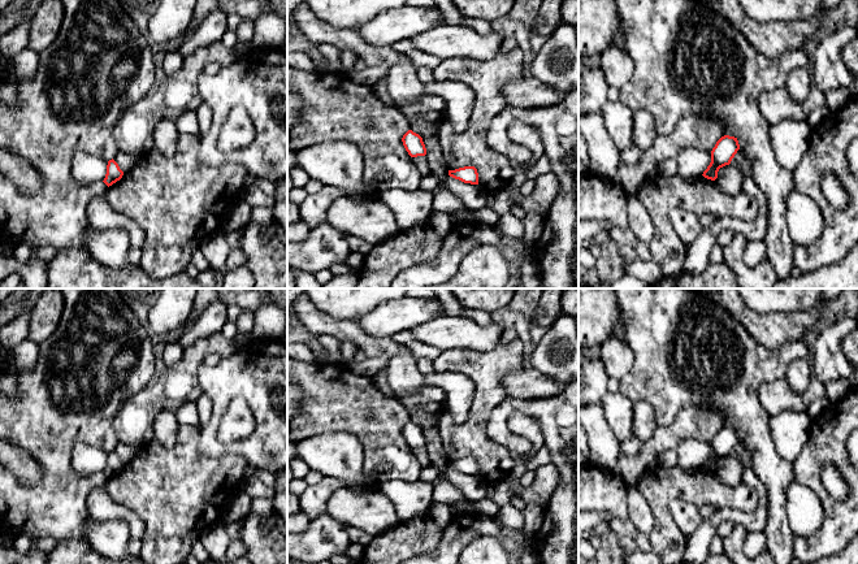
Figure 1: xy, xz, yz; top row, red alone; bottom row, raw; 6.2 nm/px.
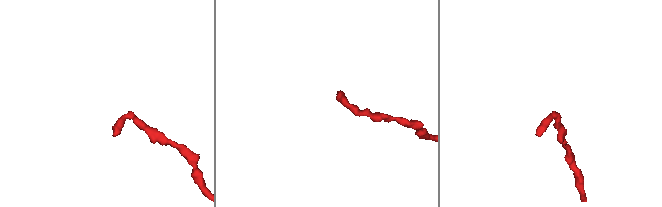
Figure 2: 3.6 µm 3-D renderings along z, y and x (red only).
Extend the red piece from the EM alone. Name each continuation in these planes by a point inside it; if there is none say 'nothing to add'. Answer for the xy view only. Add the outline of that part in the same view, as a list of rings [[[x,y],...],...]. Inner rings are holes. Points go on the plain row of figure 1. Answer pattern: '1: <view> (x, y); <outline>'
nothing to add

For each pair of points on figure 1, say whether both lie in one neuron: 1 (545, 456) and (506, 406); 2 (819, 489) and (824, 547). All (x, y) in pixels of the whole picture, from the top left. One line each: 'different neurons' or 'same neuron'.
1: different neurons
2: same neuron

